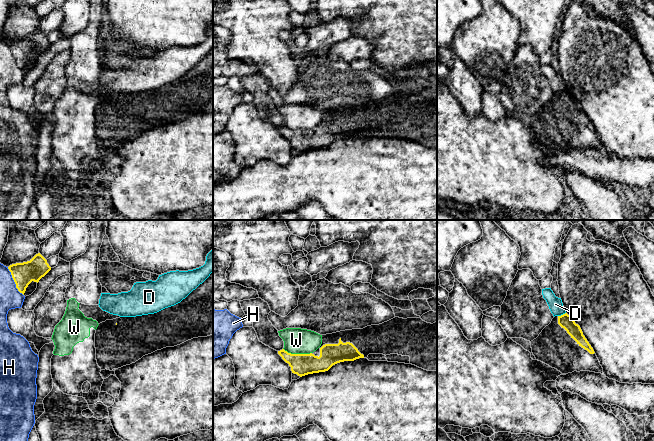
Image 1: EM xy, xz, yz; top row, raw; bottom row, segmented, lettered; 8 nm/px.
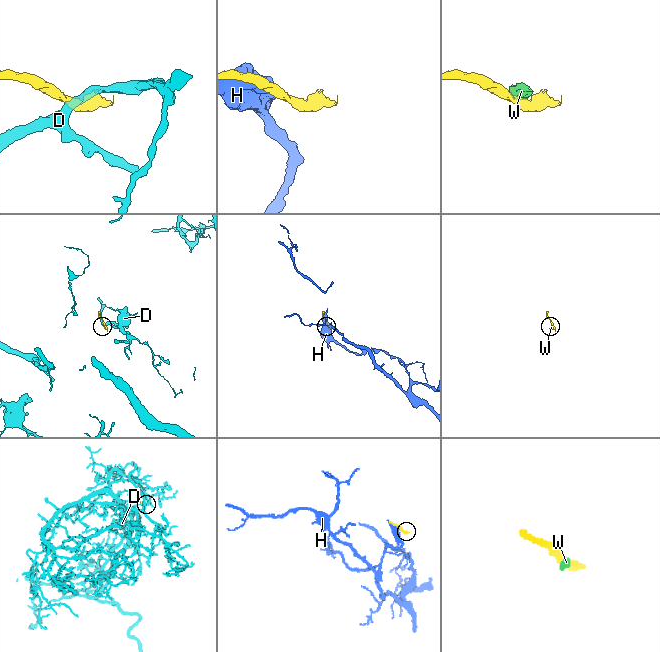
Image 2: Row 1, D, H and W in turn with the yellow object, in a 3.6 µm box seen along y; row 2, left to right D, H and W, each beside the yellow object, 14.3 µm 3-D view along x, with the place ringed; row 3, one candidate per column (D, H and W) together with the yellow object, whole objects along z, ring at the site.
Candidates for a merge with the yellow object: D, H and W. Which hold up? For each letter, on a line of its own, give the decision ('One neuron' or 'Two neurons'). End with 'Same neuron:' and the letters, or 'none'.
D: Two neurons
H: Two neurons
W: Two neurons
Same neuron: none

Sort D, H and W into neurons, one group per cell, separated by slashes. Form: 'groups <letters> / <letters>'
groups D / H / W

